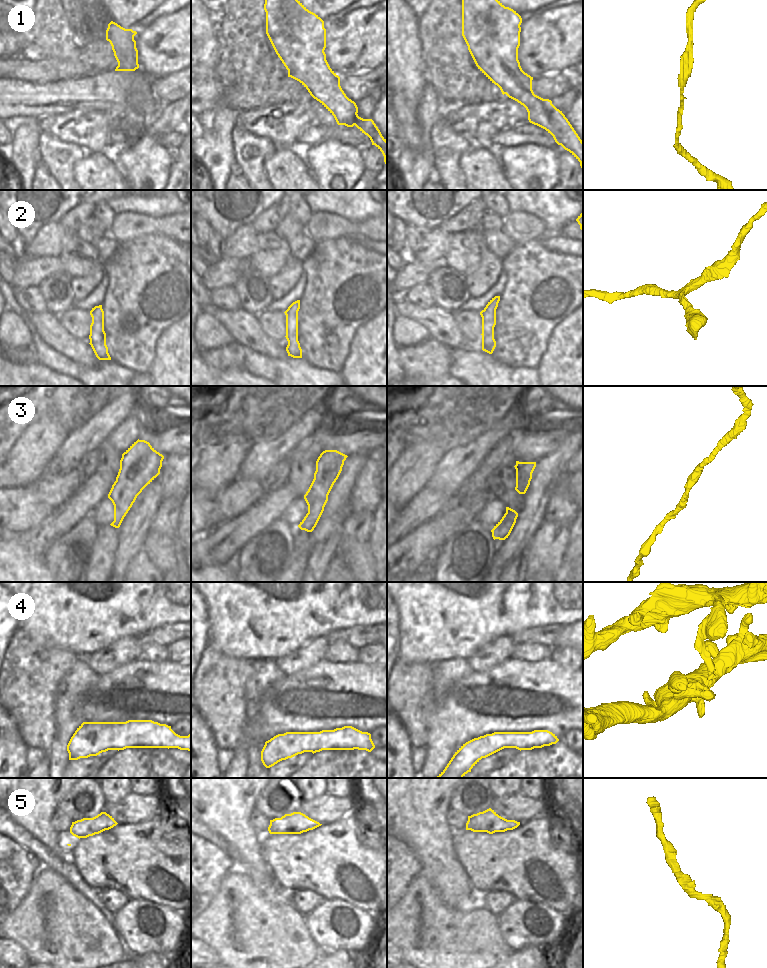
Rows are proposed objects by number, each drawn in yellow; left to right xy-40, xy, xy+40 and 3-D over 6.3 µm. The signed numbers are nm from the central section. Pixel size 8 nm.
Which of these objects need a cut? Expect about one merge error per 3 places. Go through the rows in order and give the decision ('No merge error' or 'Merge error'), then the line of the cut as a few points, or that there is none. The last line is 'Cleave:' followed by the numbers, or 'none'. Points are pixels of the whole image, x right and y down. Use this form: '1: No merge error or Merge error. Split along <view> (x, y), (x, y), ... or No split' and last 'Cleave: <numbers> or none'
1: No merge error. No split
2: No merge error. No split
3: No merge error. No split
4: No merge error. No split
5: No merge error. No split
Cleave: none.

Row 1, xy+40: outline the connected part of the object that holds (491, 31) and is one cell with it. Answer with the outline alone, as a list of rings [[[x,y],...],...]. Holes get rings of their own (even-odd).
[[[462,0],[462,36],[478,69],[526,108],[530,123],[545,129],[580,162],[583,177],[583,141],[551,100],[534,94],[533,77],[520,66],[521,23],[521,16],[498,0]]]

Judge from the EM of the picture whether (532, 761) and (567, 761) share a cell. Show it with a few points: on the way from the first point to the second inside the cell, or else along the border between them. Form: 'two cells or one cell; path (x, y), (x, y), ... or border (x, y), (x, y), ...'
one cell; path (541, 762), (558, 762)

